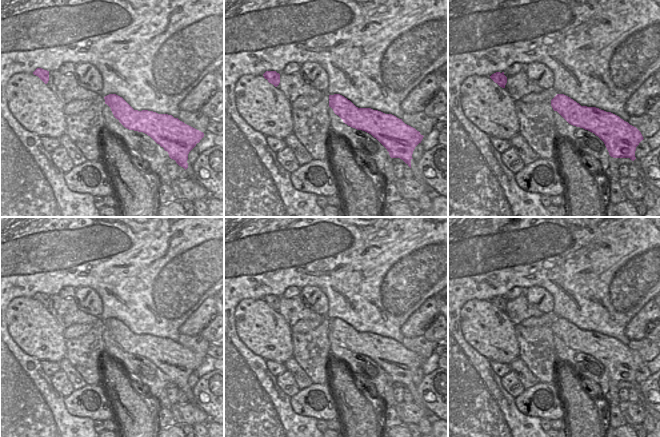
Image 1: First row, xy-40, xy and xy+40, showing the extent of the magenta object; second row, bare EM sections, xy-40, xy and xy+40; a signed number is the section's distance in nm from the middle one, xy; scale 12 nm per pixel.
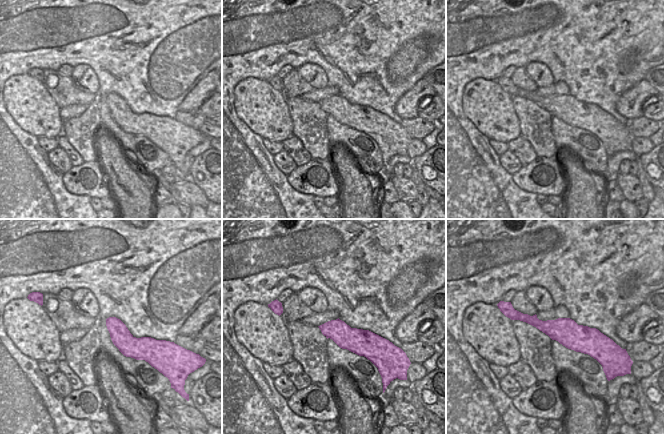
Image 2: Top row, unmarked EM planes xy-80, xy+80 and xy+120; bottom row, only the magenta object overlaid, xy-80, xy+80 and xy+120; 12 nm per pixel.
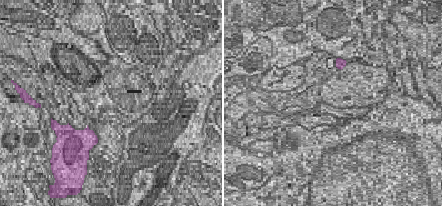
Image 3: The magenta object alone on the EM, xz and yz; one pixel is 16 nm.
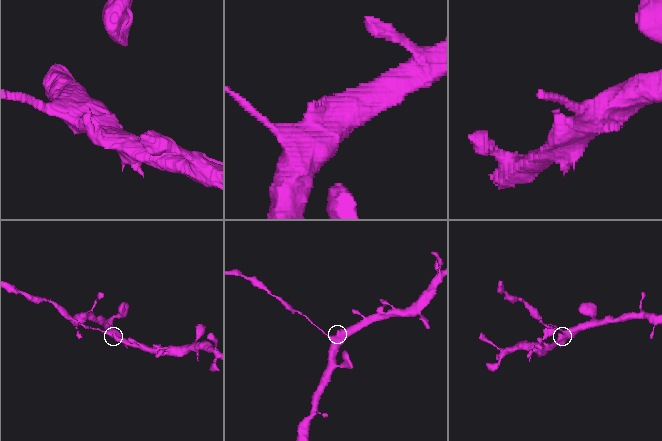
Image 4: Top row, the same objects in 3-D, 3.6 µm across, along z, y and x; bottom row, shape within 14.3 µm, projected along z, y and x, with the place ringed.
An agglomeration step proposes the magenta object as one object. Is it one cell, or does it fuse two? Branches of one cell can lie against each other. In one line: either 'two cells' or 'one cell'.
two cells

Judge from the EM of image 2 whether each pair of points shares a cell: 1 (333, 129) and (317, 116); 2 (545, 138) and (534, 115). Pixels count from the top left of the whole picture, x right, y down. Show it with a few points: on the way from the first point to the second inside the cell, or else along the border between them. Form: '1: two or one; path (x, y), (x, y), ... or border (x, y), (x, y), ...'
1: two; border (326, 115), (326, 132), (328, 140), (333, 147)
2: one; path (539, 132), (535, 127), (534, 121)

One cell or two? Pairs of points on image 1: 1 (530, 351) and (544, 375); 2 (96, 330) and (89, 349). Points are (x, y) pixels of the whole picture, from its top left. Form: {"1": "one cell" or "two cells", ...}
{"1": "one cell", "2": "one cell"}

